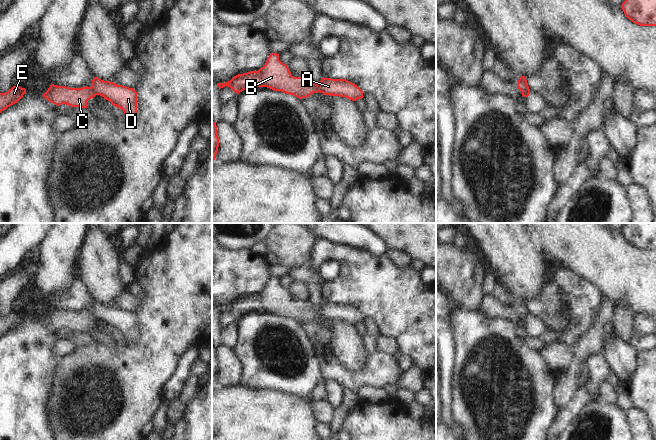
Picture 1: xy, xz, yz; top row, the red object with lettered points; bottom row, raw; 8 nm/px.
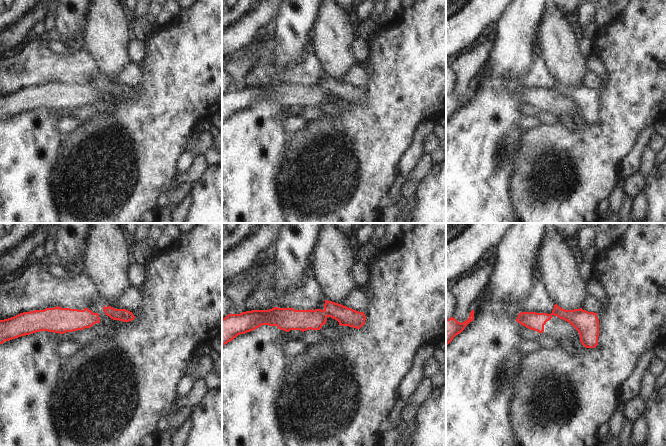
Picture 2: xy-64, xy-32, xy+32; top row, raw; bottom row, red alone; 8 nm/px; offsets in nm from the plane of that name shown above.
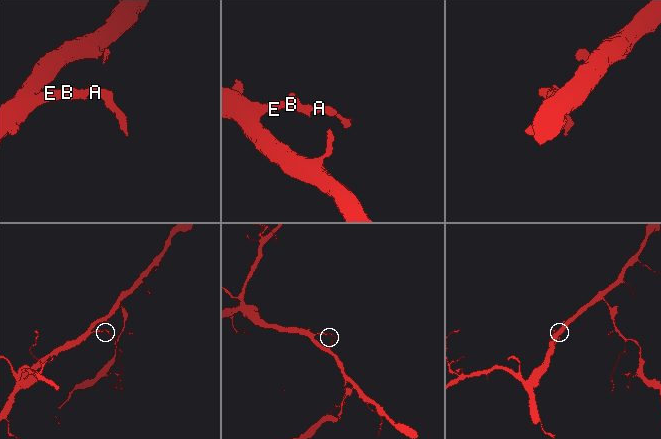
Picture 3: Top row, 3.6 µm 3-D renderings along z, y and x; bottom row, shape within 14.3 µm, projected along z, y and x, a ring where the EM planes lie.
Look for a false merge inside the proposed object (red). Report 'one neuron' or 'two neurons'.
two neurons

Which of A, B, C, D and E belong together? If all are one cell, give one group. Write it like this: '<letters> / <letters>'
A D / B C E

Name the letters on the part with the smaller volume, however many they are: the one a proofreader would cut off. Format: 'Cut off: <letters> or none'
Cut off: A, D

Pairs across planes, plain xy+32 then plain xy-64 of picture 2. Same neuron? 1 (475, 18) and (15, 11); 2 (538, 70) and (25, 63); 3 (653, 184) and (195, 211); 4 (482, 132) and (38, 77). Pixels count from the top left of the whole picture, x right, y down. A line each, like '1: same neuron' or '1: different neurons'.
1: different neurons
2: same neuron
3: same neuron
4: different neurons

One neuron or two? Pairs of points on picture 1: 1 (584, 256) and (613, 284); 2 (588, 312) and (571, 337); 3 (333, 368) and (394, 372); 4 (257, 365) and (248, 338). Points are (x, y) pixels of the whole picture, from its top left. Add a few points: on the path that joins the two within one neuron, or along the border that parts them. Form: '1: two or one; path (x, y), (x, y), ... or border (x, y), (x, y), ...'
1: one; path (591, 262), (606, 277)
2: one; path (583, 318), (574, 331)
3: one; path (348, 376), (368, 376), (379, 372)
4: one; path (256, 358), (253, 354), (252, 345)

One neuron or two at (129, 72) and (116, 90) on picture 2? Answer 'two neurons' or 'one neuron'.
two neurons

